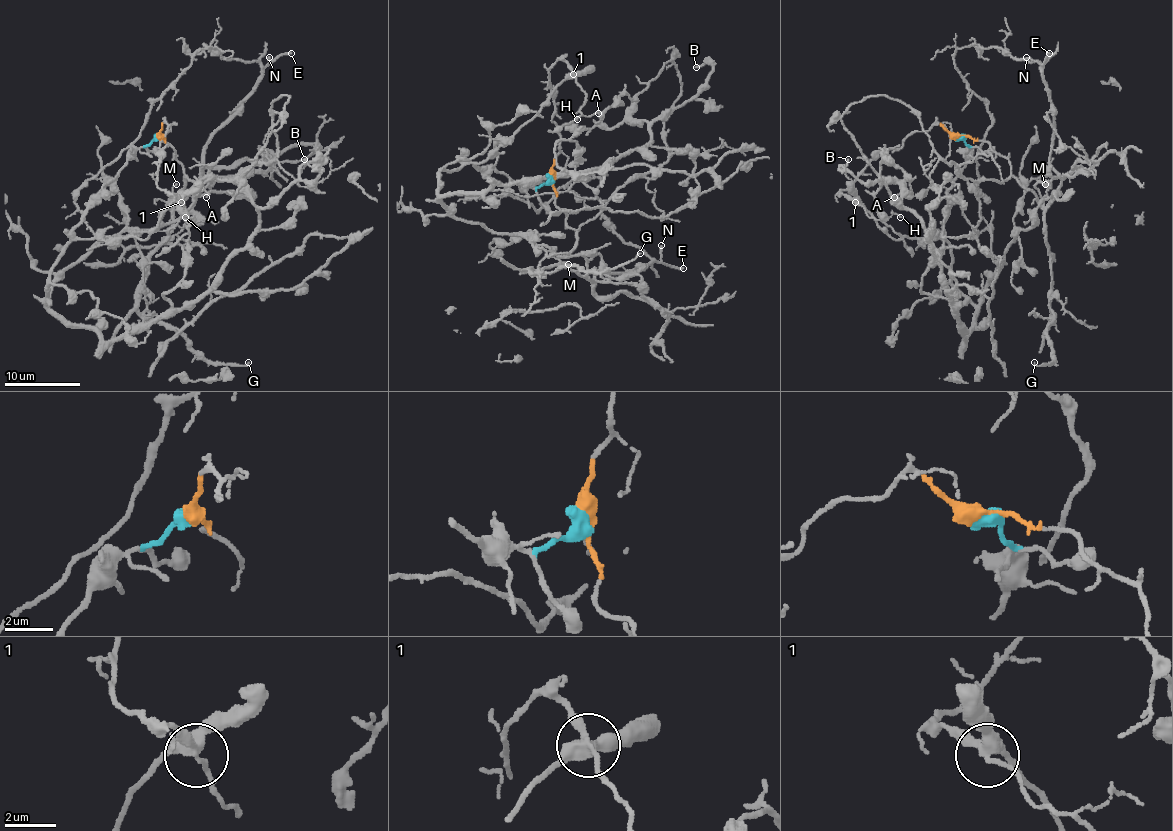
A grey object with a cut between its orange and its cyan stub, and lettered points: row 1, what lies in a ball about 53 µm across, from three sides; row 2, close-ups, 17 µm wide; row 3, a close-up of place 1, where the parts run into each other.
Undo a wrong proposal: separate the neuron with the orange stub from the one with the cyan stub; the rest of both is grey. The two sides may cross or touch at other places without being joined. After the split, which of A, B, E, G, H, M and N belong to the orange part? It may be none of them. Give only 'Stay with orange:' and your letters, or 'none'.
Stay with orange: E, G, H, M, N

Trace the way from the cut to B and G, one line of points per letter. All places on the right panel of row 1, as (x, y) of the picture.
B: (958, 136), (944, 239), (950, 283), (975, 307), (965, 341), (922, 220), (848, 159)
G: (958, 136), (986, 140), (1009, 161), (1011, 174), (1043, 210), (1053, 317), (1047, 343), (1053, 360), (1034, 362)

